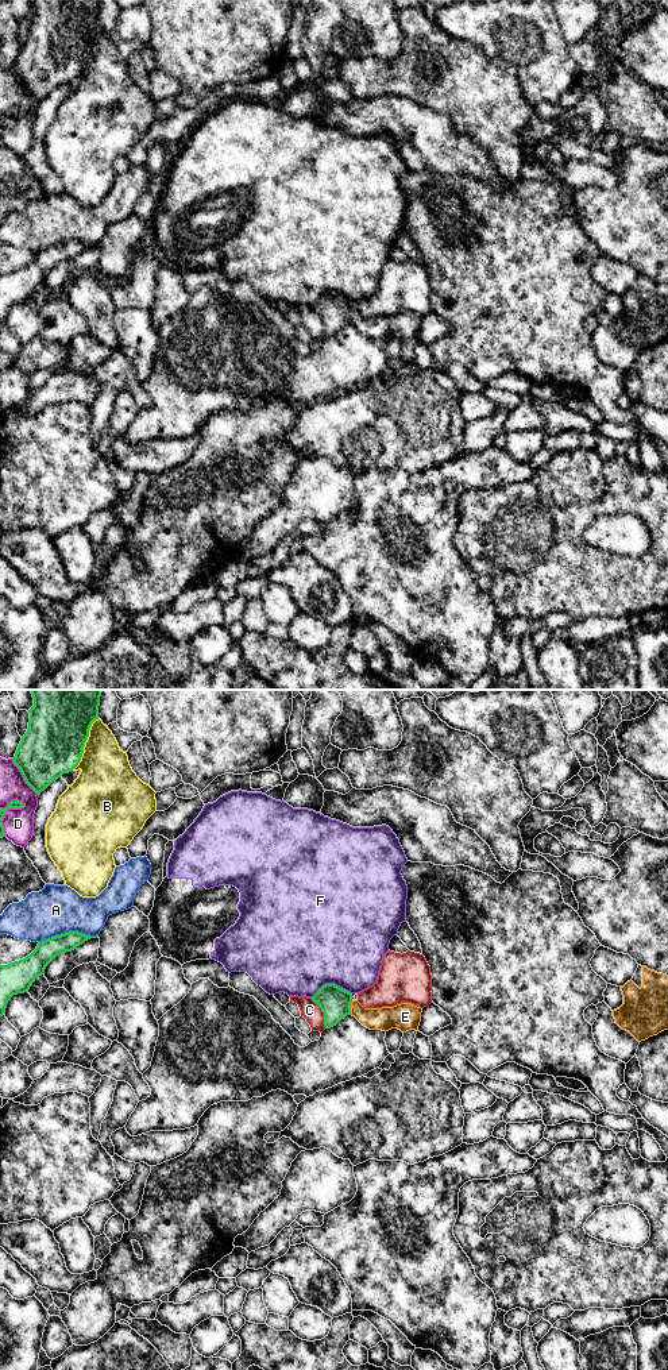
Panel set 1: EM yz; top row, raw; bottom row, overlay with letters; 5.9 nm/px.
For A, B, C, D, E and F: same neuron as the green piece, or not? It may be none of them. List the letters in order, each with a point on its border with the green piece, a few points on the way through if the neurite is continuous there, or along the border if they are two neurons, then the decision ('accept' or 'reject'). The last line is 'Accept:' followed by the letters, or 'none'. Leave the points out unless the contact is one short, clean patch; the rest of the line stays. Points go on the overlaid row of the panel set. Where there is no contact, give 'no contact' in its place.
A: yz (69, 932) | reject
B: yz (84, 744) | reject
C: yz (323, 1011) | along yz (309, 998), (323, 1012), (325, 1027) | reject
D: yz (4, 814) | reject
E: yz (350, 1007) | across yz (335, 1002), (350, 1007), (366, 1017), (386, 1018) | accept
F: yz (331, 984) | reject
Accept: E

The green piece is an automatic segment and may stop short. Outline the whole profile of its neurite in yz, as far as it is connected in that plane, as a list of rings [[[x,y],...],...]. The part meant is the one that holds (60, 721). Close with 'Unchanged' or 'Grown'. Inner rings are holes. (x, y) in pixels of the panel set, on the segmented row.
[[[30,690],[34,706],[13,764],[40,795],[81,761],[103,690]]]. Unchanged

